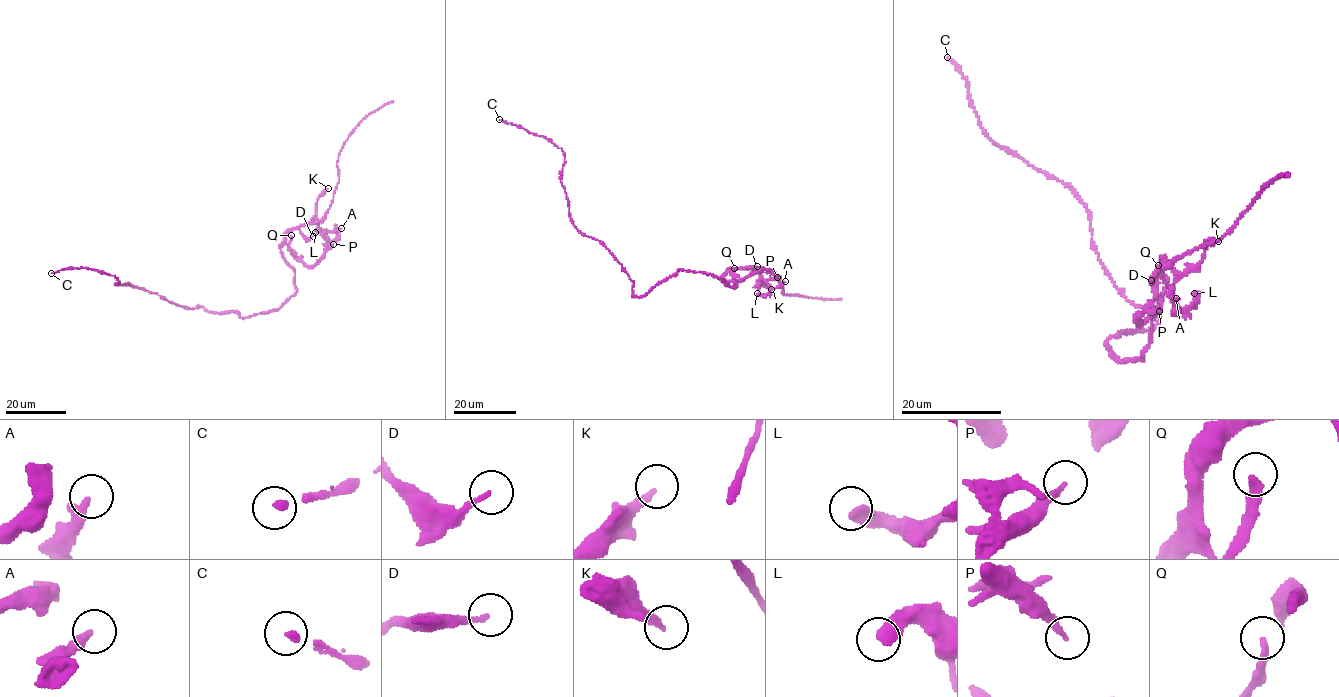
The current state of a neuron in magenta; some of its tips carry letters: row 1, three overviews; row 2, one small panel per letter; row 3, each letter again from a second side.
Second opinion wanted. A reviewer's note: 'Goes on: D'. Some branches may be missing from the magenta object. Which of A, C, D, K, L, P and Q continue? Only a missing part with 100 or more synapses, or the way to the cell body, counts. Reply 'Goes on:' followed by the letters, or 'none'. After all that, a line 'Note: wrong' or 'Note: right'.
Goes on: none
Note: wrong

